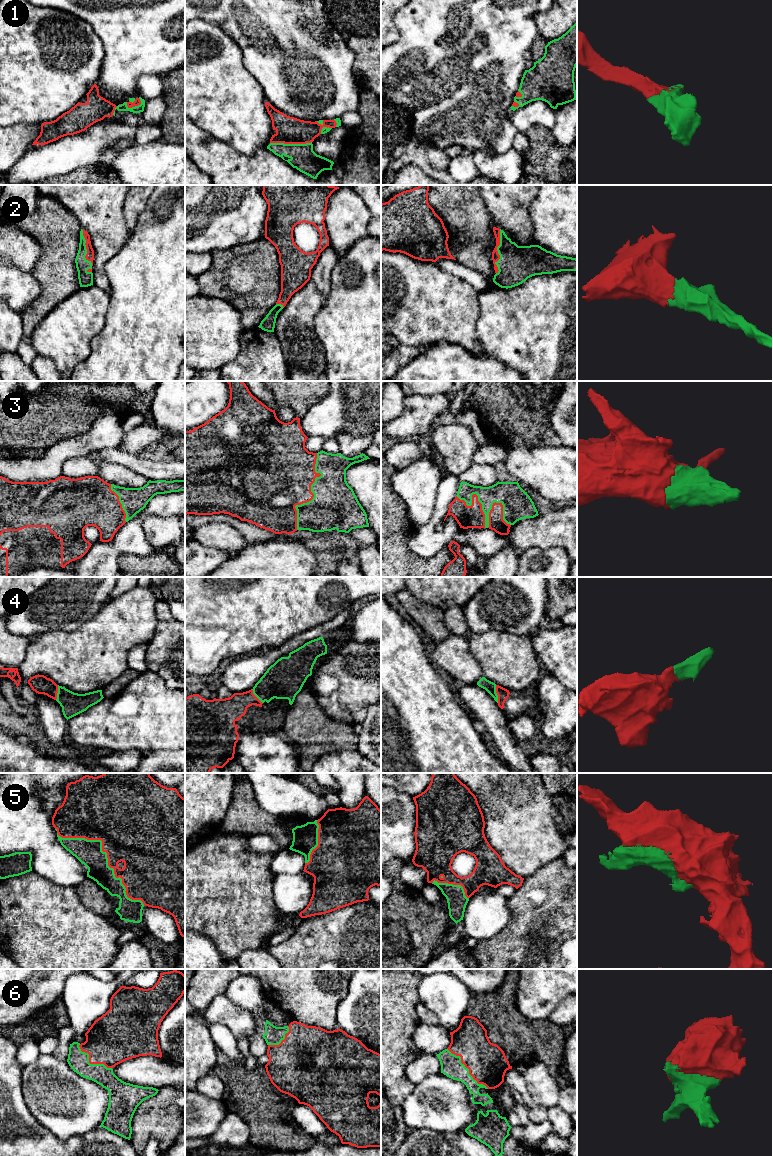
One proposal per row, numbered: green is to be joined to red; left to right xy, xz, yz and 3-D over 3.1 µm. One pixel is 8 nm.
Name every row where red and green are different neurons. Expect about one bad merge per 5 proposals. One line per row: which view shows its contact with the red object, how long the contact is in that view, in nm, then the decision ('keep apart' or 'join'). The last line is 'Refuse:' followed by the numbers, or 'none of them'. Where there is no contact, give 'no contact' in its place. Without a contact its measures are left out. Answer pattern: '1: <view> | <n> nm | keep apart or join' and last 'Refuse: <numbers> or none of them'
1: xz | 340 nm | join
2: yz | 360 nm | join
3: xz | 650 nm | join
4: yz | 150 nm | join
5: xy | 900 nm | join
6: yz | 460 nm | join
Refuse: none of them

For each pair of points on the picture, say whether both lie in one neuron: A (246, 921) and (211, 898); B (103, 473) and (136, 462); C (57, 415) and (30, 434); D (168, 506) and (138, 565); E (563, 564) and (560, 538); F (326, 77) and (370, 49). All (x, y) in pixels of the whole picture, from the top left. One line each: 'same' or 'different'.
A: same
B: different
C: same
D: different
E: different
F: different

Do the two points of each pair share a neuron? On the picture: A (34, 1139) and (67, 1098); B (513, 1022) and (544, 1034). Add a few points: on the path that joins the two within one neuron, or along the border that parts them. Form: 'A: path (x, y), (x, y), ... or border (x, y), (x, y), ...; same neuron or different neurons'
A: border (28, 1109), (38, 1122), (63, 1140); different neurons
B: path (521, 1028), (527, 1034), (536, 1034); same neuron

